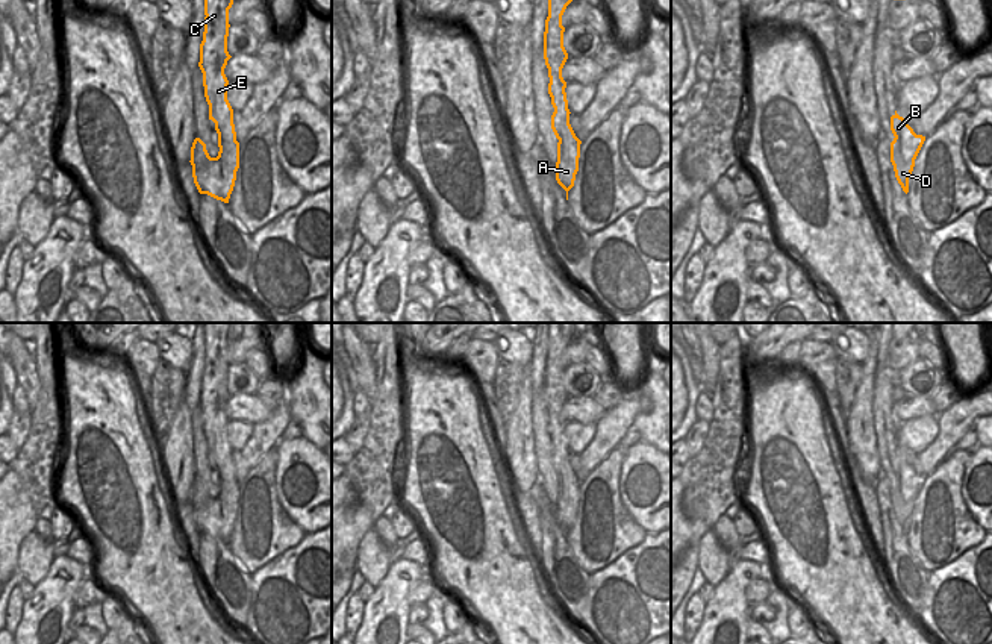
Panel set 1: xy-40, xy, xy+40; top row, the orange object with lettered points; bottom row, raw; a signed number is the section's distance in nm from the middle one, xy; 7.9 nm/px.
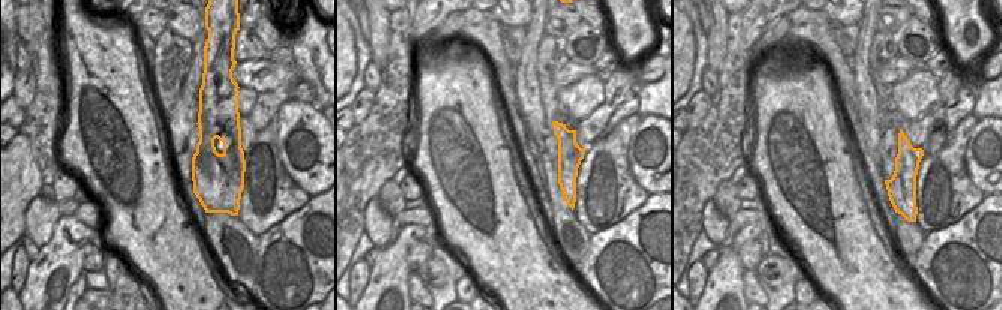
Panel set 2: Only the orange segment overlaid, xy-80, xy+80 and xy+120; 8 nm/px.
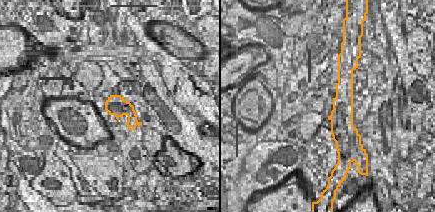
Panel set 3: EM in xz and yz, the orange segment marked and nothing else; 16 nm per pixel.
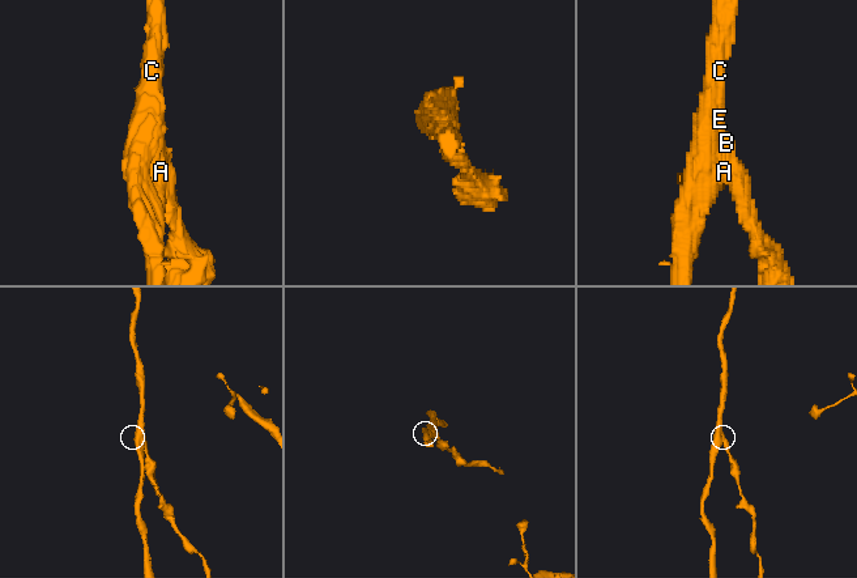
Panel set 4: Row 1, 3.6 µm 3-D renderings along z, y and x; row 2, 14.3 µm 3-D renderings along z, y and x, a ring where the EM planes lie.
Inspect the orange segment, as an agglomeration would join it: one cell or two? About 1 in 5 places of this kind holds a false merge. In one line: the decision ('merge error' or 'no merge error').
merge error

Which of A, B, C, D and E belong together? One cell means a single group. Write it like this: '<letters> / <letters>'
A B C E / D

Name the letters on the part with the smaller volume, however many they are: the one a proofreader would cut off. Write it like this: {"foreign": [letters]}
{"foreign": ["D"]}

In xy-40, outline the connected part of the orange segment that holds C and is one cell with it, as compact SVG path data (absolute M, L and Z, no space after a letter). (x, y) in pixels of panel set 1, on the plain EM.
M203 323L203 326L206 356L198 406L203 412L209 459L215 462L220 491L217 497L211 497L206 483L195 477L189 502L198 532L229 542L239 508L239 482L233 449L227 439L229 420L224 414L227 400L232 397L227 391L227 376L235 323Z

